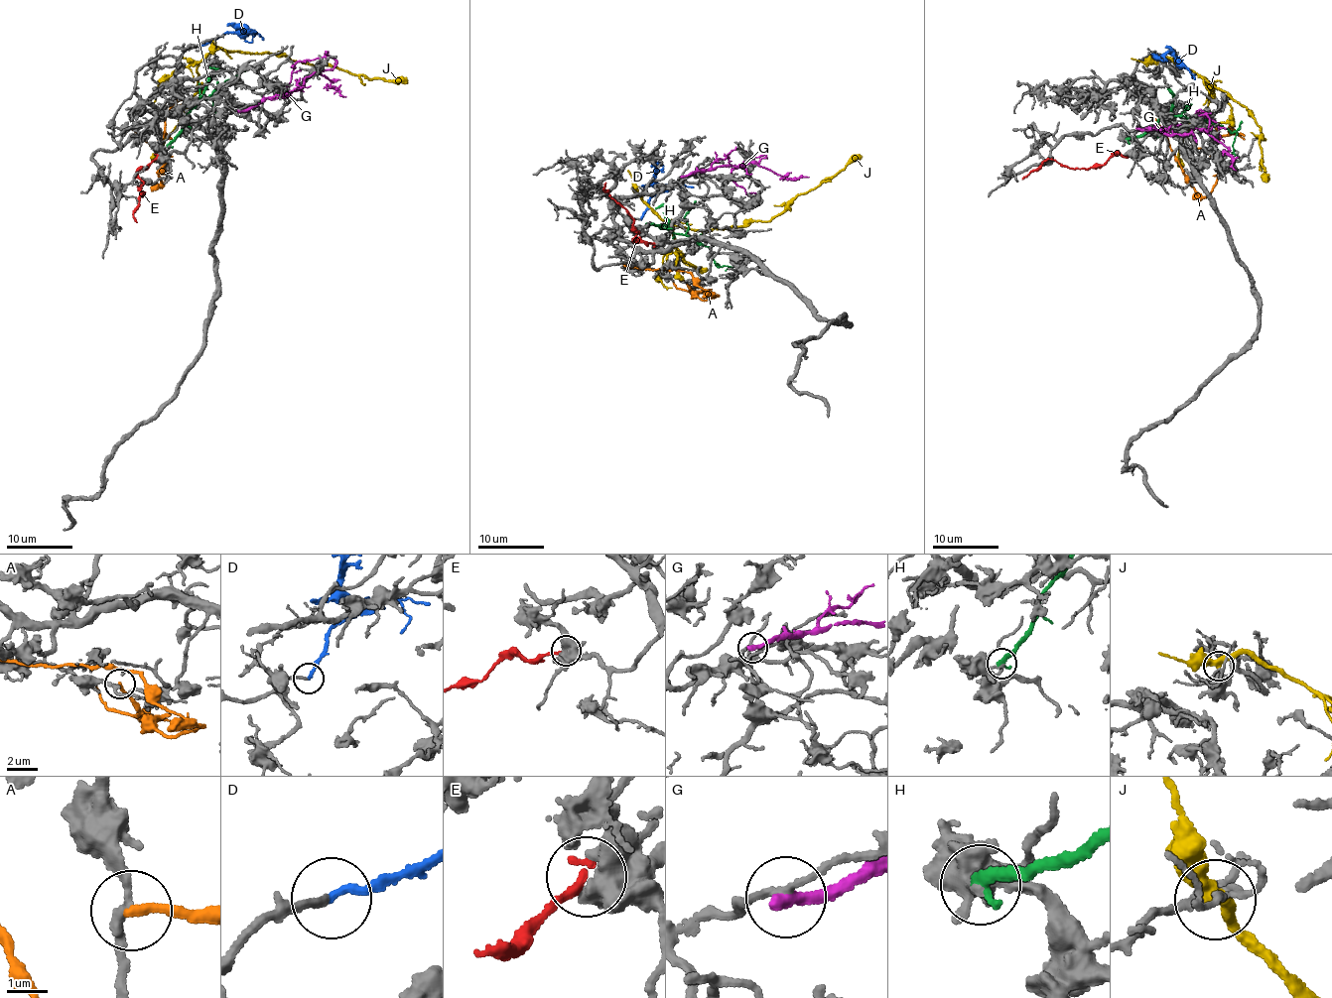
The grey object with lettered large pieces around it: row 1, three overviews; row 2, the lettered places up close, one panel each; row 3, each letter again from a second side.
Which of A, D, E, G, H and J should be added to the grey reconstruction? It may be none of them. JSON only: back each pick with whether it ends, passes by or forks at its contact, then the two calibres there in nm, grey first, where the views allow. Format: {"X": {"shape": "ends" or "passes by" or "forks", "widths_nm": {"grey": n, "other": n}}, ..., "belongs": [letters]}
{"D": {"shape": "ends", "widths_nm": {"grey": 190, "other": 200}}, "belongs": ["D"]}

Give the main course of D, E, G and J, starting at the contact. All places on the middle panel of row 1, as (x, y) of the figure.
D: (640, 218), (648, 209), (651, 196), (679, 187), (683, 192), (680, 200)
E: (655, 243), (637, 242), (634, 238), (639, 233), (633, 226), (633, 218), (603, 188), (605, 182)
G: (683, 176), (731, 165), (743, 166), (765, 157), (764, 154), (743, 160), (732, 171), (732, 181), (756, 202)
J: (639, 196), (662, 219), (689, 229), (702, 231), (736, 226), (771, 219), (797, 196), (862, 156)

